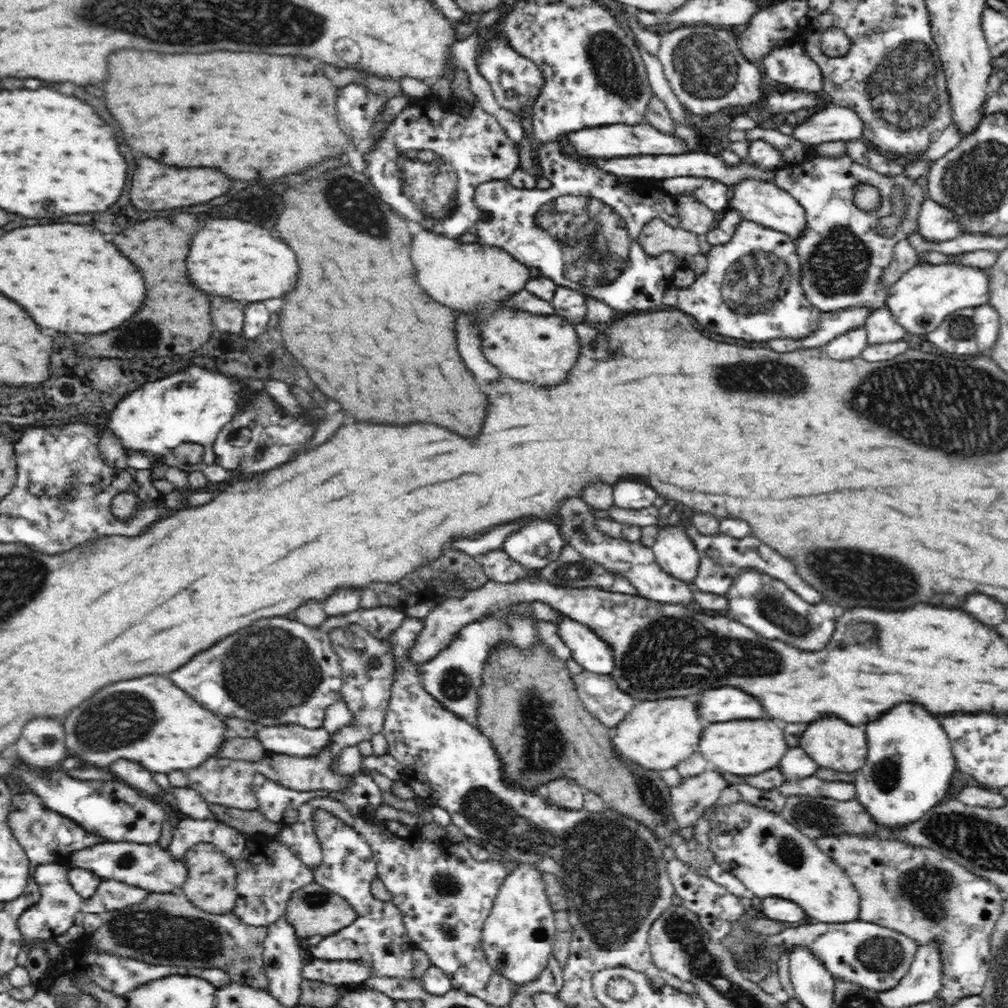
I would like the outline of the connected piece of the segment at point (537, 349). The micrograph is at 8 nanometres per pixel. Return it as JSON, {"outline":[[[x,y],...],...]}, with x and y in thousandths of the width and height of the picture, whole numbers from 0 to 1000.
{"outline":[[[407,220],[407,228],[411,228],[411,262],[419,286],[435,300],[442,300],[442,304],[450,306],[452,311],[463,310],[475,317],[478,349],[482,356],[498,371],[512,377],[538,381],[558,379],[562,367],[569,361],[577,339],[571,333],[568,320],[553,313],[530,314],[497,304],[498,297],[520,287],[527,277],[526,268],[494,246],[456,241],[425,230],[413,220]]]}

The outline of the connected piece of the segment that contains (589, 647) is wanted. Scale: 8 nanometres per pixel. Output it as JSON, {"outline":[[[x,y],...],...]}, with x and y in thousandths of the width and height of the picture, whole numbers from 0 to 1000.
{"outline":[[[555,608],[549,618],[554,631],[565,644],[566,653],[579,665],[592,669],[606,669],[609,664],[607,646],[586,623],[558,608]]]}

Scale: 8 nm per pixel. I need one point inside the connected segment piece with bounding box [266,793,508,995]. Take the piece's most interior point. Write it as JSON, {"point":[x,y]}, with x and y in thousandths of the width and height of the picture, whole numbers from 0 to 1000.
{"point":[440,887]}

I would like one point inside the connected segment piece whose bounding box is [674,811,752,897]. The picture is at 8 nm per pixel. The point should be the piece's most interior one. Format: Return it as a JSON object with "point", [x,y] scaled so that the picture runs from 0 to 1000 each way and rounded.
{"point":[688,846]}

